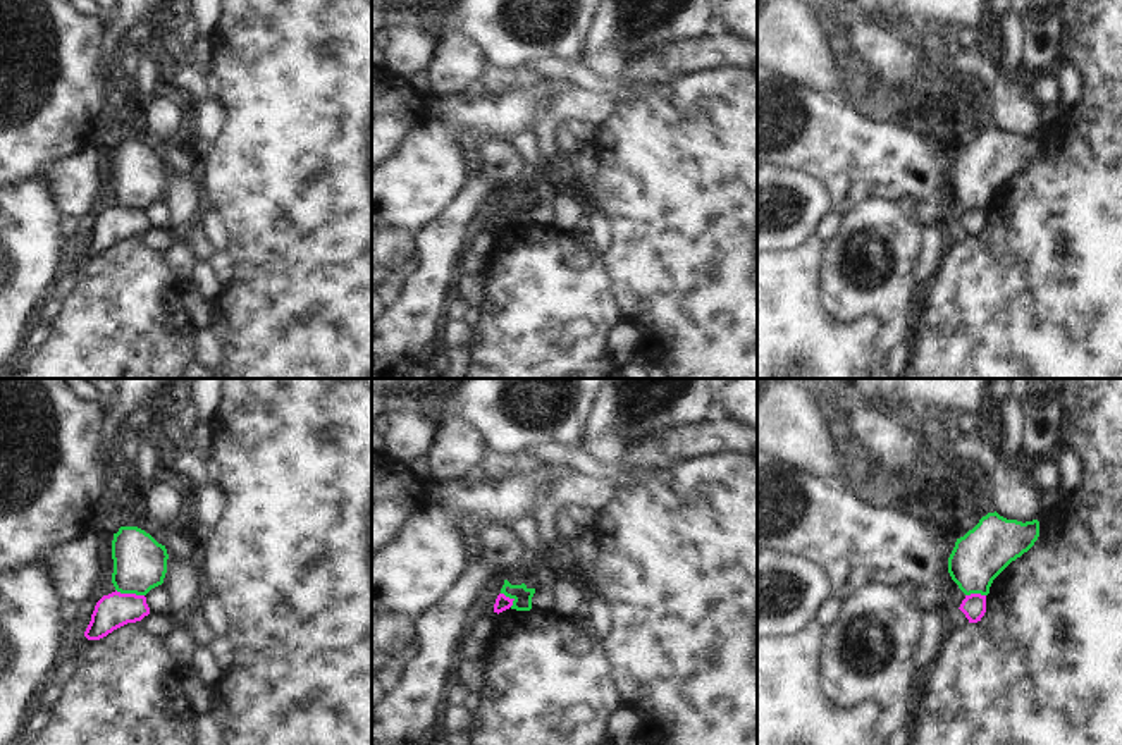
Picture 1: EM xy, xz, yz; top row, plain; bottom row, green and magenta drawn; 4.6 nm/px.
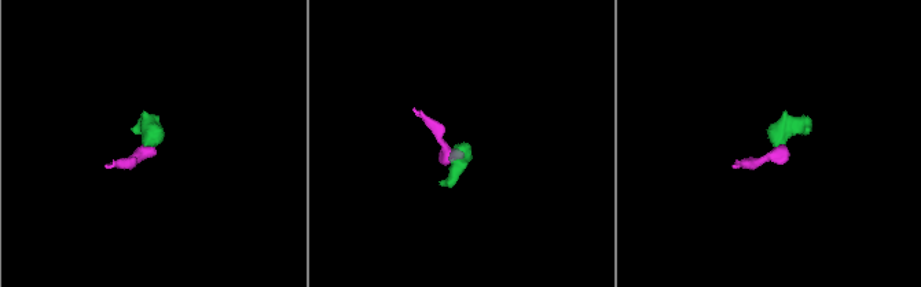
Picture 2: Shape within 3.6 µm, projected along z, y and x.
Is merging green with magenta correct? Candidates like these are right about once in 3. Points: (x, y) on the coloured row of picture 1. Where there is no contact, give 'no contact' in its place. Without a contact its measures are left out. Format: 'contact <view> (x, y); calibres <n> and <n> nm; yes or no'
contact xy (129, 592); calibres 260 and 160 nm; no

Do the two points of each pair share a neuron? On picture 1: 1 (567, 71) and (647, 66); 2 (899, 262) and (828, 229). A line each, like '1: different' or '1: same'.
1: different
2: different

